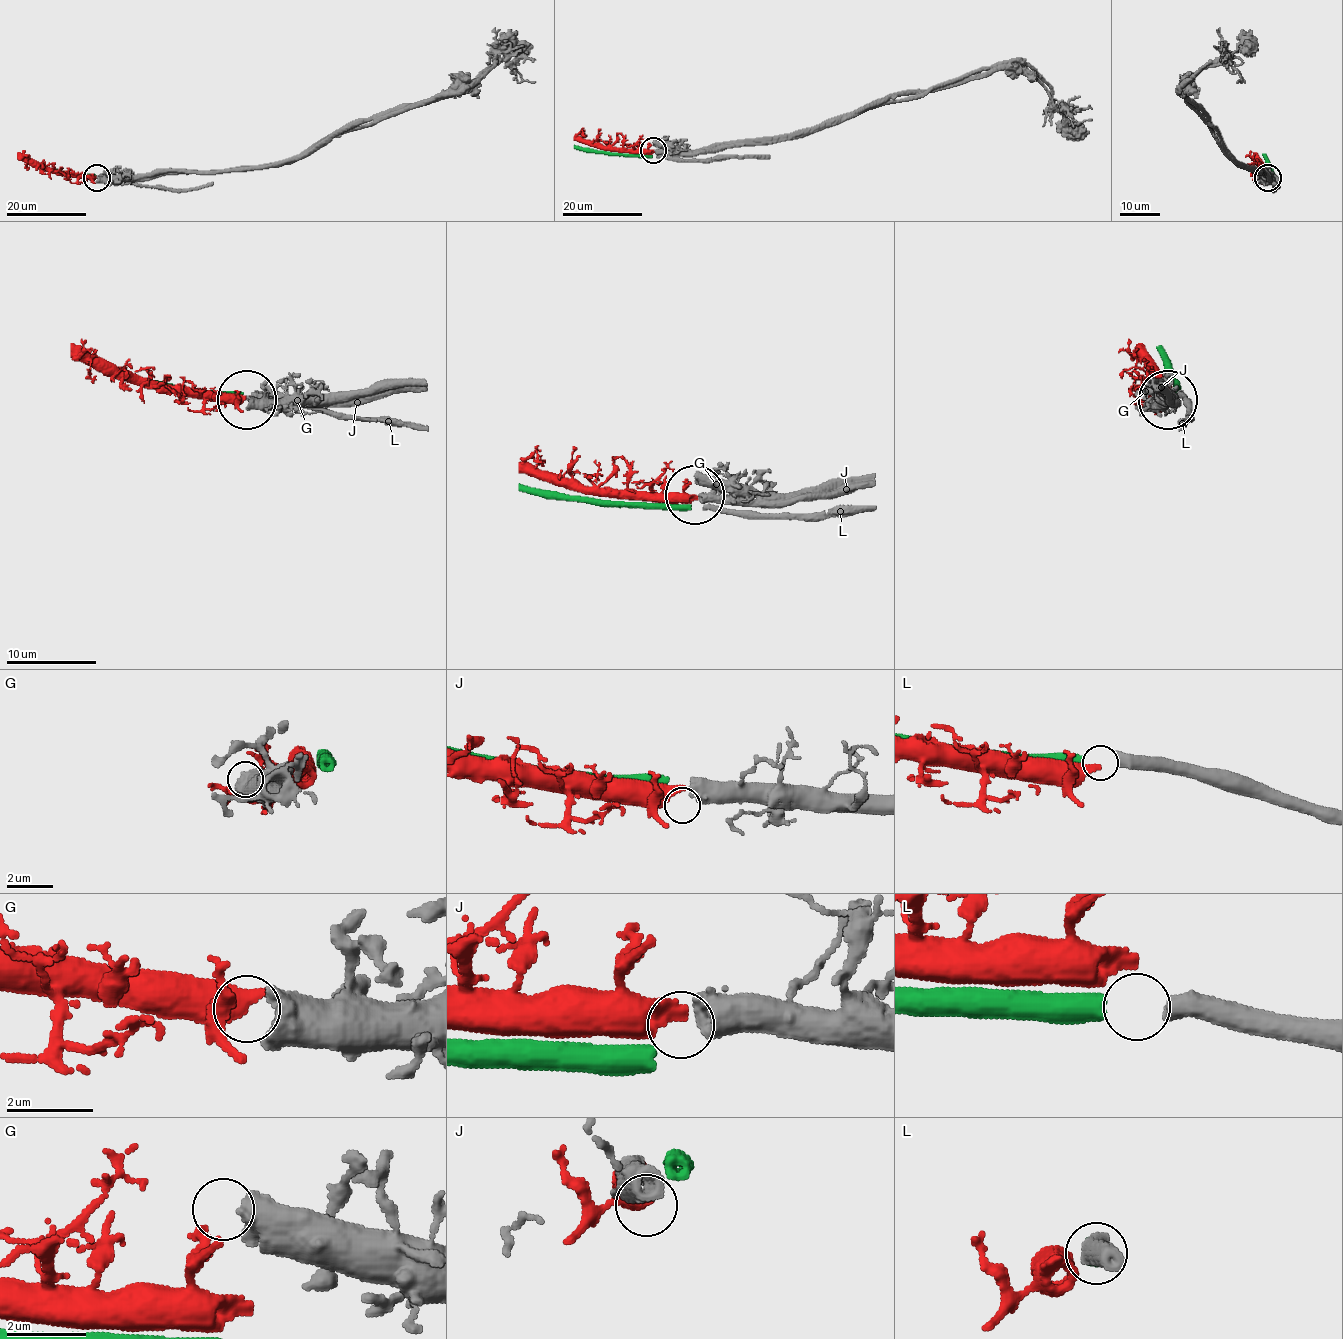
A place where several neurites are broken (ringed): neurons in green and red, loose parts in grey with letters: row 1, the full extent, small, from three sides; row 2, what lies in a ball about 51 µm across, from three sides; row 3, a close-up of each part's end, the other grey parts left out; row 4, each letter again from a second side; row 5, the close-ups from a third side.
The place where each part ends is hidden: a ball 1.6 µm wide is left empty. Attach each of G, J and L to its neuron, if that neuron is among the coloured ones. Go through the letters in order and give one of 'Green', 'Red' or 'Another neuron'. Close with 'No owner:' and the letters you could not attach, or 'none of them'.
G: Another neuron
J: Red
L: Green
No owner: G

